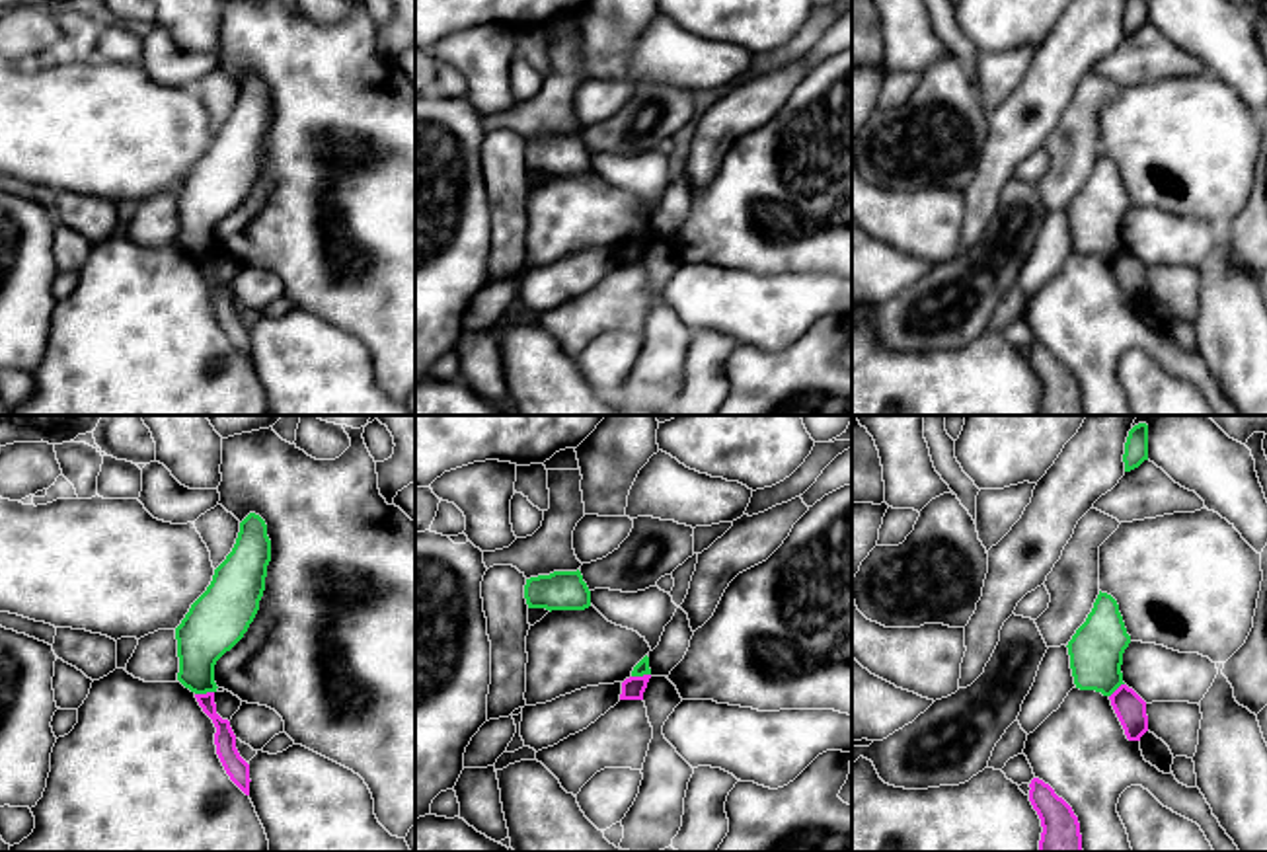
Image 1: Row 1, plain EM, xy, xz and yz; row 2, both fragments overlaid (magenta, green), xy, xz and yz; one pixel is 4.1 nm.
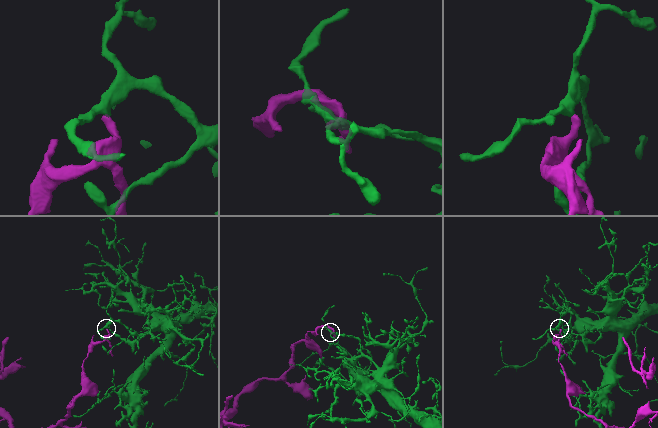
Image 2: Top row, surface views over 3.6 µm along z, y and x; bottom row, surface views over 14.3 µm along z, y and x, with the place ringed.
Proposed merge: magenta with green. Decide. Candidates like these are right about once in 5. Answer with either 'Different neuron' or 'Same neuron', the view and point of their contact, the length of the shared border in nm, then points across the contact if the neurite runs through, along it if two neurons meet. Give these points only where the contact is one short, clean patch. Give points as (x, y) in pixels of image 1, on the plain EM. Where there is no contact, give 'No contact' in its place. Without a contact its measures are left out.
Different neuron. Touches magenta at xy (203, 258). Shared border 80 nm. Boundary: xy (213, 254), (195, 258)

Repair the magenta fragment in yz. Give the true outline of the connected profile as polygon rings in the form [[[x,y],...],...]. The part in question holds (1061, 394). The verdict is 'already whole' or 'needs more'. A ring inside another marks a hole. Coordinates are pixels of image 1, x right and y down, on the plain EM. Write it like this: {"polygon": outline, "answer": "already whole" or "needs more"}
{"polygon": [[[1033,341],[1029,351],[1029,365],[1043,390],[1039,415],[1084,415],[1080,386],[1072,370],[1039,341]]], "answer": "already whole"}

